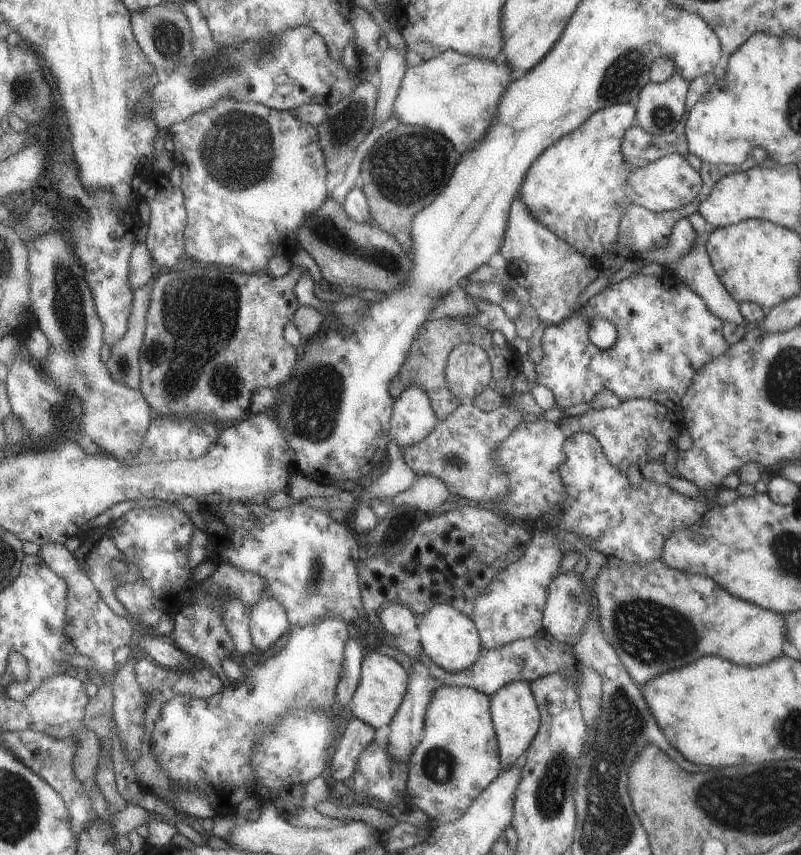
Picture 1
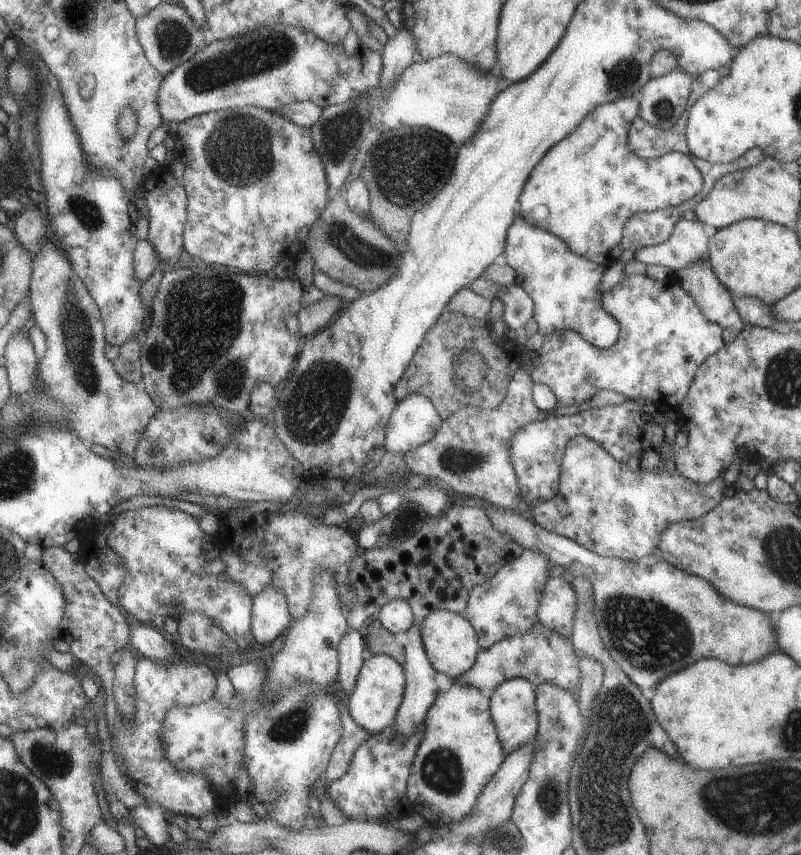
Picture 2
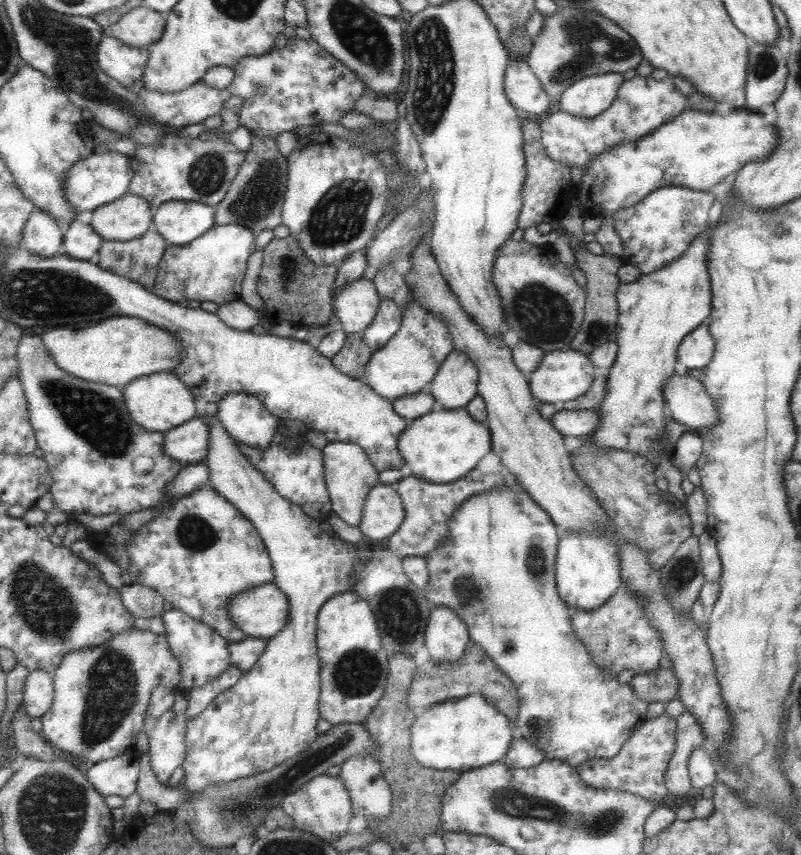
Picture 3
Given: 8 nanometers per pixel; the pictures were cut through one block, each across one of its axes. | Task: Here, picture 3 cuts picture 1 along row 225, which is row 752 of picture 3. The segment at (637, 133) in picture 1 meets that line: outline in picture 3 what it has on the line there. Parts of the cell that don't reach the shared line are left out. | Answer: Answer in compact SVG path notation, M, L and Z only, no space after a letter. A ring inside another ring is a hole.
M667 713L657 718L647 718L614 757L590 759L577 765L578 776L588 786L630 791L659 804L666 794L664 782L667 764L676 751L675 730L676 721Z

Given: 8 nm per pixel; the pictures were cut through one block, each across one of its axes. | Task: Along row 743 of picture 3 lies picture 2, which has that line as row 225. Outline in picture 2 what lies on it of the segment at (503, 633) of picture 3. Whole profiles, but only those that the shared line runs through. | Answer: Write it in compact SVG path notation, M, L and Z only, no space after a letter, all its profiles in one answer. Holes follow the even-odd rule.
M634 95L599 105L563 140L560 140L532 170L522 190L517 215L526 223L562 240L571 252L606 268L620 251L626 222L637 213L676 207L691 200L703 186L703 176L688 155L670 152L656 159L644 159L631 151L627 137L639 114L639 98Z

